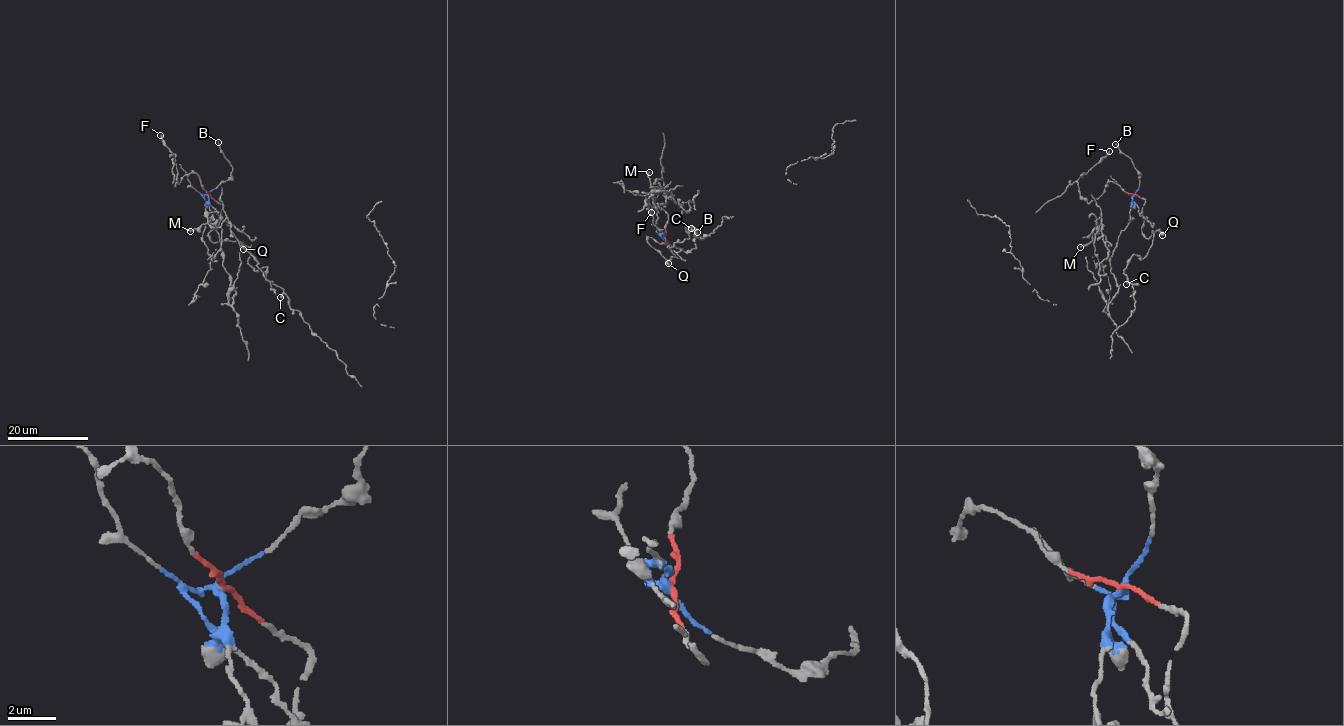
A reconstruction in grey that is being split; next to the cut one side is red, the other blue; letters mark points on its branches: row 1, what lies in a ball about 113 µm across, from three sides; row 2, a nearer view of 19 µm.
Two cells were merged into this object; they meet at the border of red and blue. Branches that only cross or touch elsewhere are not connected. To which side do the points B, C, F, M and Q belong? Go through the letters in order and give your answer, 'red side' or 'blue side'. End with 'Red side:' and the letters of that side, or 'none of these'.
B: blue side
C: red side
F: red side
M: blue side
Q: red side
Red side: C, F, Q

